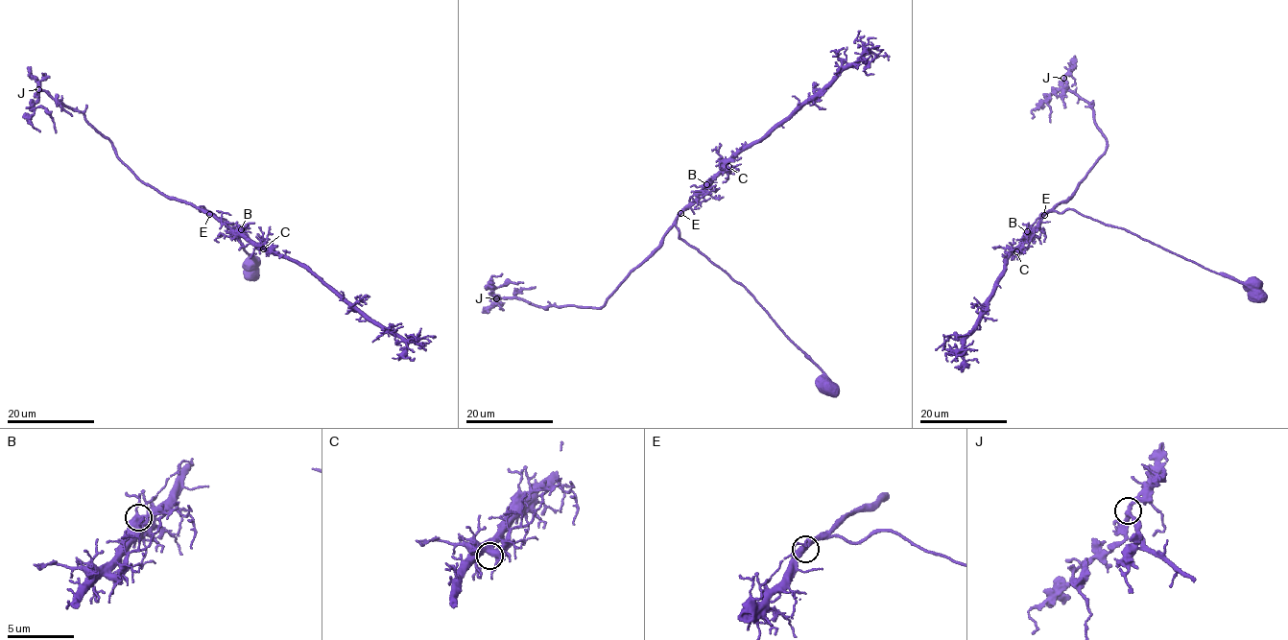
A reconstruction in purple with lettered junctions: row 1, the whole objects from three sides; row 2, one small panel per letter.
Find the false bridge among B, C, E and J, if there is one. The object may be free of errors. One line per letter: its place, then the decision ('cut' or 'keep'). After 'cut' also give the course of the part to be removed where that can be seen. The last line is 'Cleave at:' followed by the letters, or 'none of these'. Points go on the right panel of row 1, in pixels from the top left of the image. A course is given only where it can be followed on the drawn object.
B: place (1027, 231); keep
C: place (1016, 251); keep
E: place (1044, 215); keep
J: place (1063, 78); keep
Cleave at: none of these

